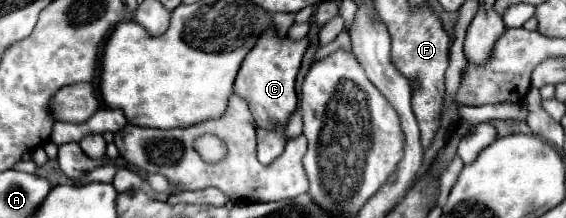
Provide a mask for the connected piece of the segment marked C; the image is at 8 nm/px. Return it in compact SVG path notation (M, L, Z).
M267 30L263 38L257 42L255 50L247 54L241 64L241 70L235 80L235 94L247 100L249 110L259 128L275 130L277 126L285 126L289 116L297 110L297 94L295 94L295 76L301 66L301 58L309 46L309 40L291 40L279 38L275 32Z

